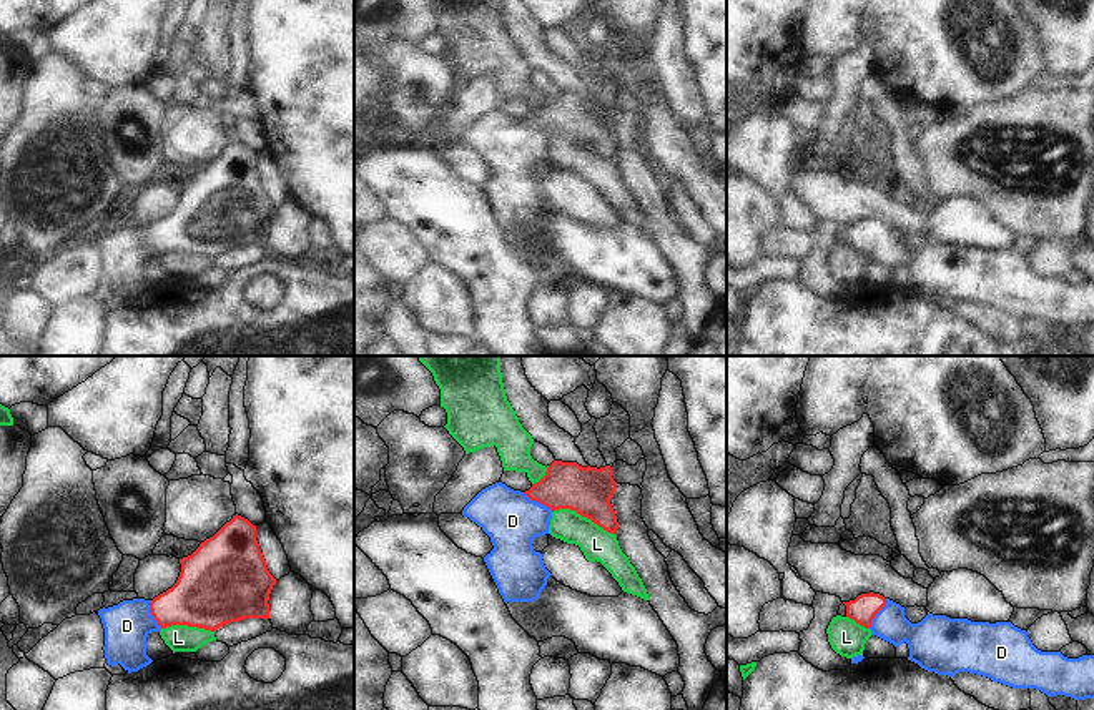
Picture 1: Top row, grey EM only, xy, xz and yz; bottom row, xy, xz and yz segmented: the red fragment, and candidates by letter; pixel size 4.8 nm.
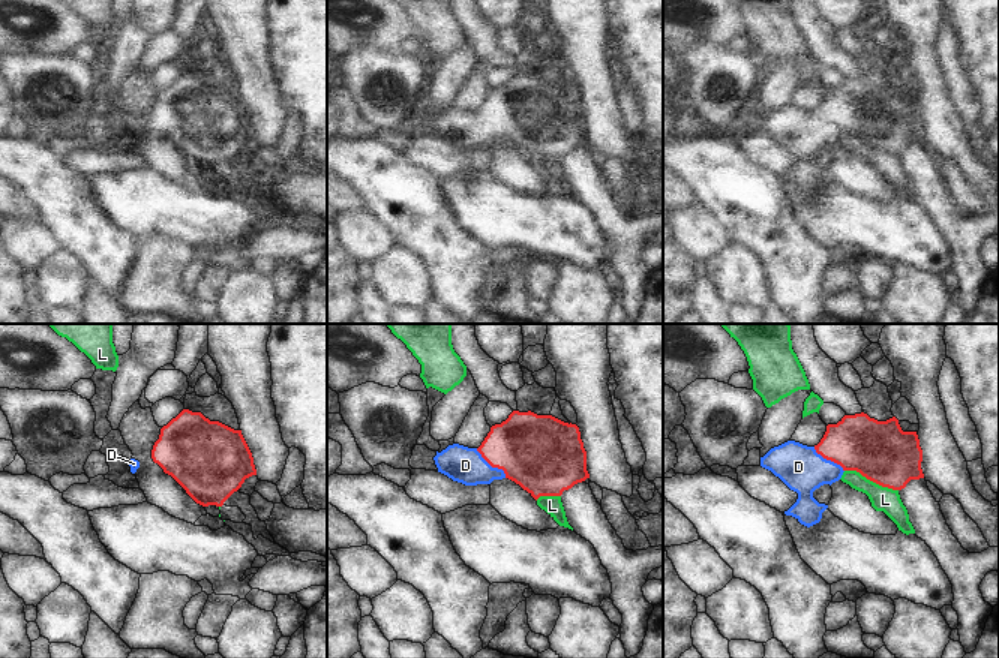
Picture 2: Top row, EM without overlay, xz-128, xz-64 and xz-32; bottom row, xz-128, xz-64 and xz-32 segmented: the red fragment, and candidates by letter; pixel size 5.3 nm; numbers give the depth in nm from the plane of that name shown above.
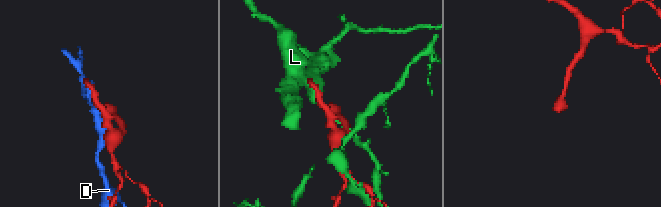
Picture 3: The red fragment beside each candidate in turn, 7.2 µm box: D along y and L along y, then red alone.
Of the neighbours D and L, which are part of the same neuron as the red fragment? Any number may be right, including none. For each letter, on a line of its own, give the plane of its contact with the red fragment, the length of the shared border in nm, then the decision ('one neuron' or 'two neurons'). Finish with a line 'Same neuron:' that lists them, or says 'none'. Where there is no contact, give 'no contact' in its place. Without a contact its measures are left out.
D: meets red in xz; contact 180 nm long; one neuron
L: meets red in xz; contact 340 nm long; two neurons
Same neuron: D

